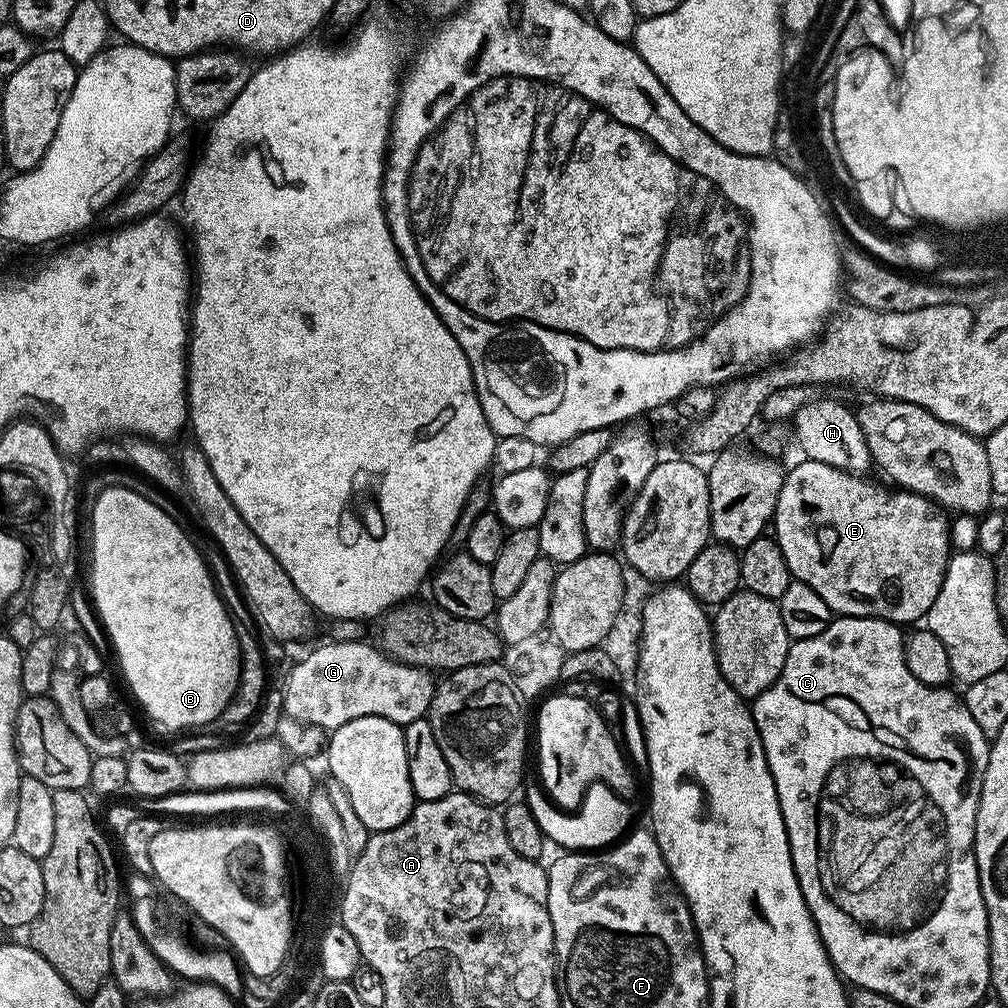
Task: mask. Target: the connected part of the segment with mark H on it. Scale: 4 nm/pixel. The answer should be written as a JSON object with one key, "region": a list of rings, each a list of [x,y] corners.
{"region":[[[809,399],[806,406],[802,406],[796,411],[795,416],[790,421],[791,431],[796,436],[796,444],[801,448],[803,459],[822,462],[826,466],[834,466],[843,472],[855,472],[857,474],[867,473],[867,468],[873,467],[872,455],[866,446],[866,438],[862,438],[862,426],[858,426],[858,418],[855,411],[844,404],[839,404],[836,400],[816,400]]]}

